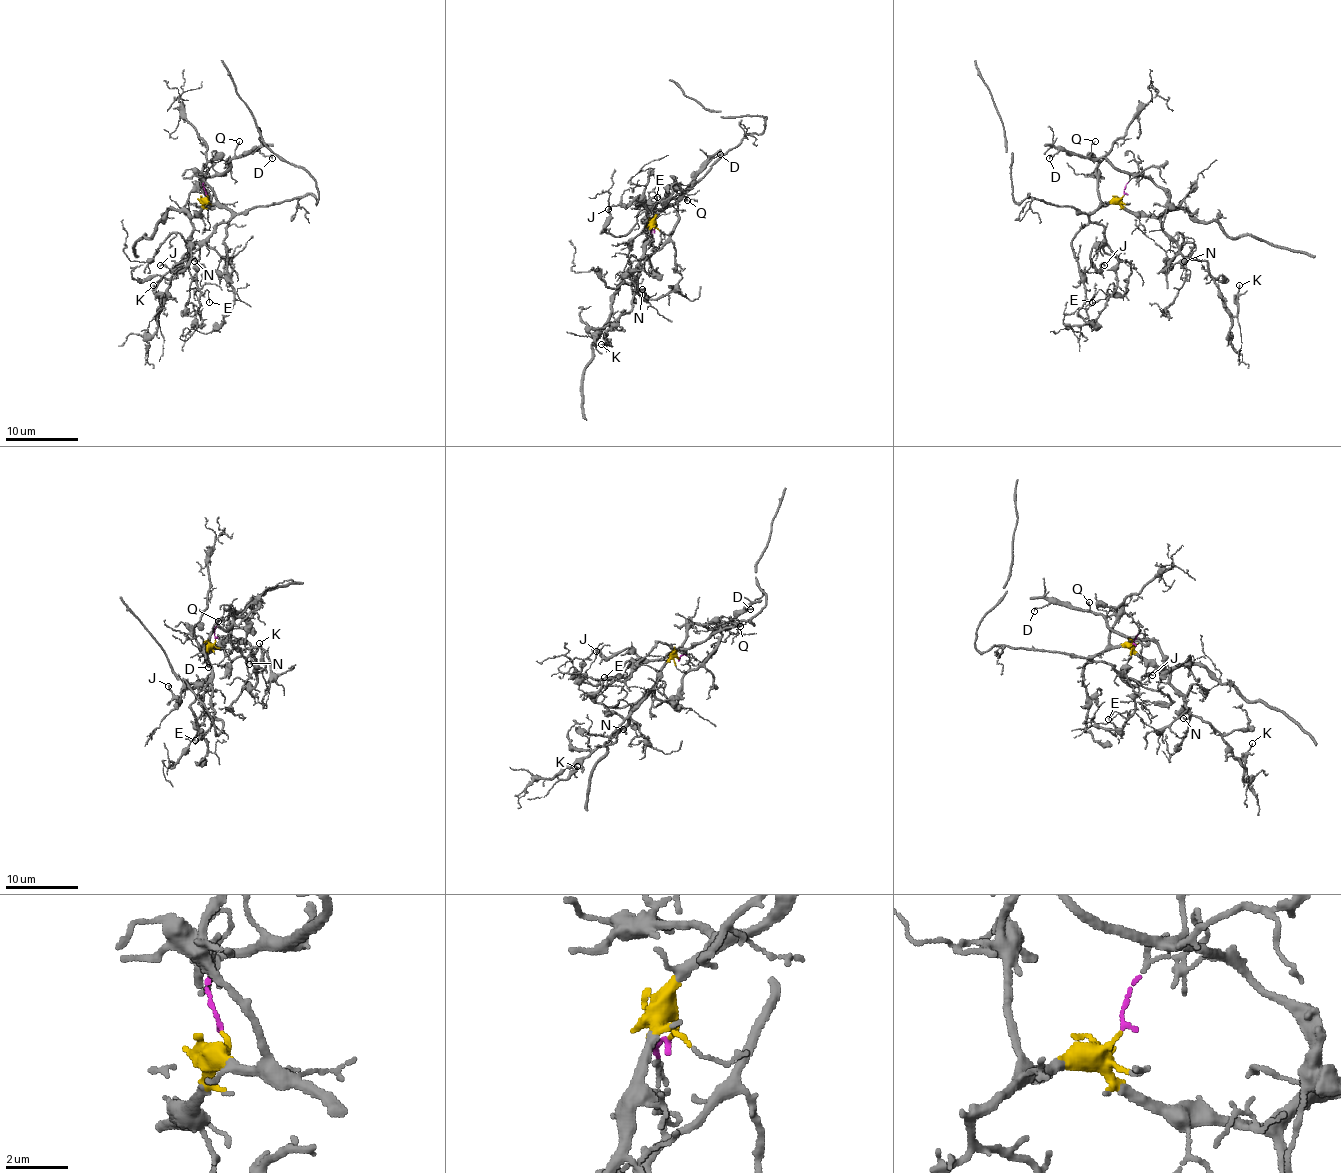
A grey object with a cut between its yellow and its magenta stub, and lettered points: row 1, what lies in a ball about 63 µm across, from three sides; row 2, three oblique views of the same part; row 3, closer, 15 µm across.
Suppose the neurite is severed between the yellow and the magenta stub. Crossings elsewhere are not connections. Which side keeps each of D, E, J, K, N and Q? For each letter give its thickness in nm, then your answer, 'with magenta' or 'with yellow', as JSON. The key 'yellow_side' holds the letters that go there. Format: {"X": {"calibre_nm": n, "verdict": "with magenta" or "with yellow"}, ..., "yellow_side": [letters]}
{"D": {"calibre_nm": 140, "verdict": "with magenta"}, "E": {"calibre_nm": 100, "verdict": "with yellow"}, "J": {"calibre_nm": 170, "verdict": "with yellow"}, "K": {"calibre_nm": 130, "verdict": "with yellow"}, "N": {"calibre_nm": 120, "verdict": "with yellow"}, "Q": {"calibre_nm": 120, "verdict": "with magenta"}, "yellow_side": ["E", "J", "K", "N"]}

